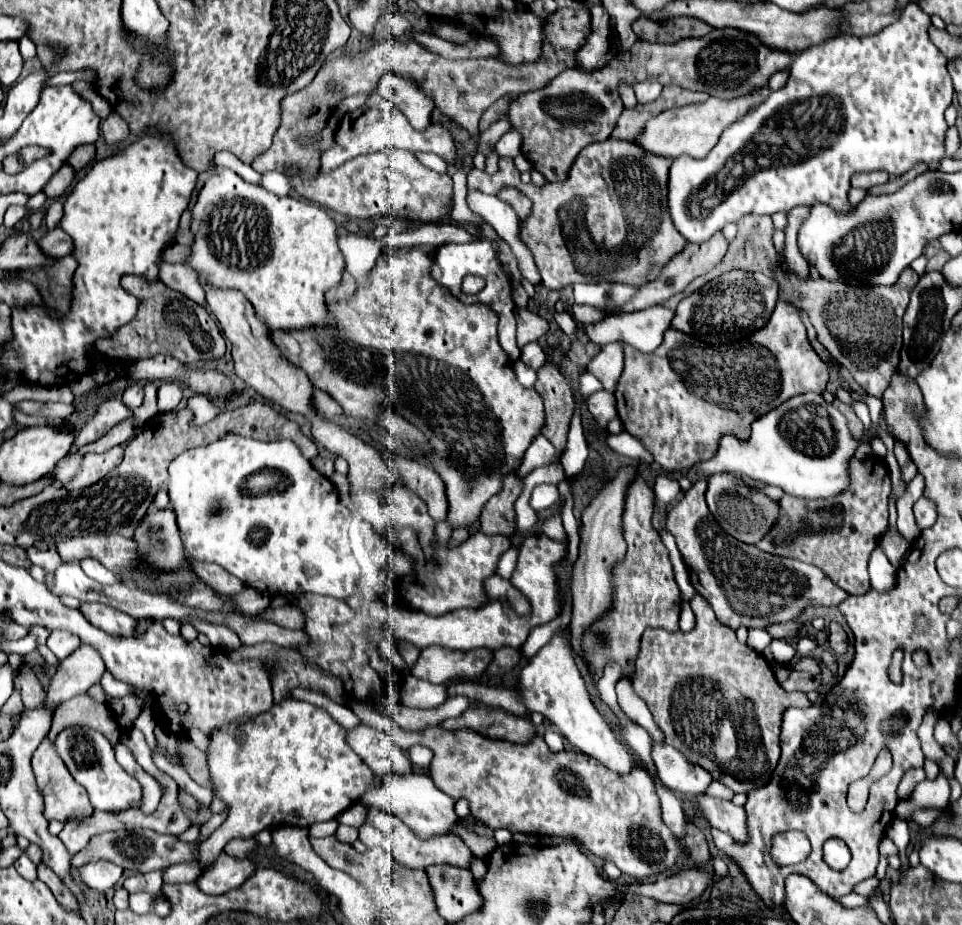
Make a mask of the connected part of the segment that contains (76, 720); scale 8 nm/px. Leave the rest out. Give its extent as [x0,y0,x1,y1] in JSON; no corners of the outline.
[48,694,121,744]

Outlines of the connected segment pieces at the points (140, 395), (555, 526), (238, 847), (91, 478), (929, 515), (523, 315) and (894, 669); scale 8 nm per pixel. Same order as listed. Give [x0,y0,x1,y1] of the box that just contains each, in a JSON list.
[[123,386,145,410],[541,514,565,540],[225,838,257,858],[67,446,123,488],[913,496,937,530],[517,308,549,344],[889,648,904,684]]

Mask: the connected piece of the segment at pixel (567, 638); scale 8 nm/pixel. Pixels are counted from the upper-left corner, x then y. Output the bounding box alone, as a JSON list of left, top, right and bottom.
[517,626,639,772]

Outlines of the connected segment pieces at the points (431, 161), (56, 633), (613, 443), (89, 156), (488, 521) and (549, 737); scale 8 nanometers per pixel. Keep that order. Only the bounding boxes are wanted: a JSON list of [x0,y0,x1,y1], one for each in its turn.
[[415,152,447,174],[47,630,81,660],[605,430,653,464],[69,144,95,170],[479,474,523,536],[545,730,563,752]]

